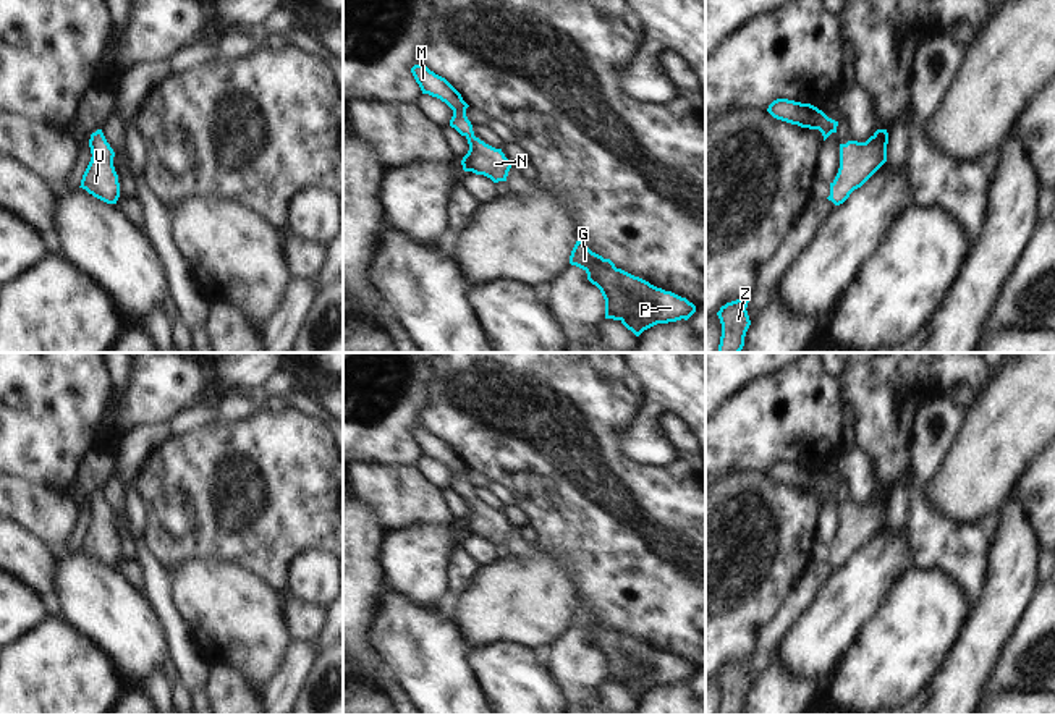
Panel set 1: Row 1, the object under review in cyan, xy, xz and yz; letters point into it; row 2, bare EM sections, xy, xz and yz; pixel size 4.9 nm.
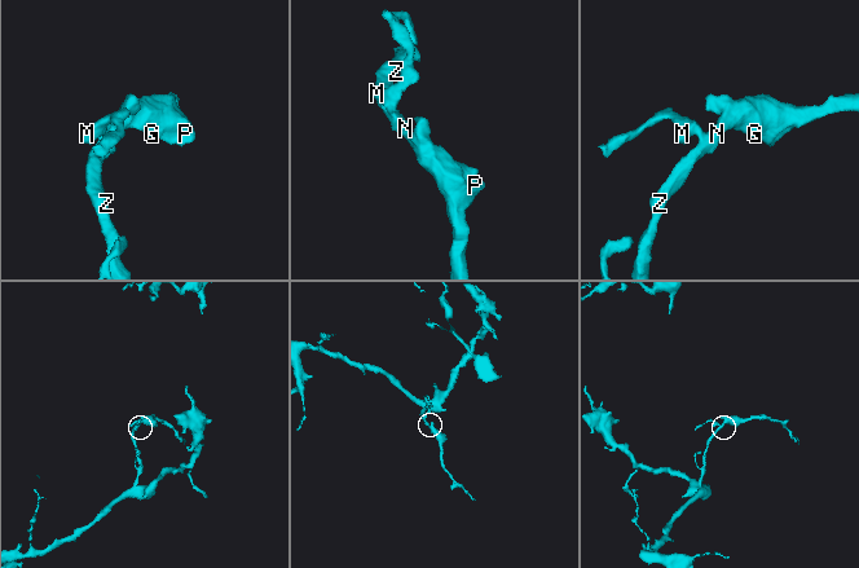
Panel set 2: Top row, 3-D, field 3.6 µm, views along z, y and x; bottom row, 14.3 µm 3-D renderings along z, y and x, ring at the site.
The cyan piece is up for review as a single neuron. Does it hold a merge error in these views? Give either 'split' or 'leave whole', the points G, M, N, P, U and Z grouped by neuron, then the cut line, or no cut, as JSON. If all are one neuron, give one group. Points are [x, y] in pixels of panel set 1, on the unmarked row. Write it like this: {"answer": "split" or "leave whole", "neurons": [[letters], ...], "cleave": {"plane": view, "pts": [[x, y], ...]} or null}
{"answer": "leave whole", "neurons": [["G", "M", "N", "P", "U", "Z"]], "cleave": null}

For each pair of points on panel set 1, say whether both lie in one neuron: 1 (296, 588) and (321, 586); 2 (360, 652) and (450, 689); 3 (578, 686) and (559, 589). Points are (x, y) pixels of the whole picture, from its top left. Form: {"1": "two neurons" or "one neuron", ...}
{"1": "one neuron", "2": "two neurons", "3": "two neurons"}

